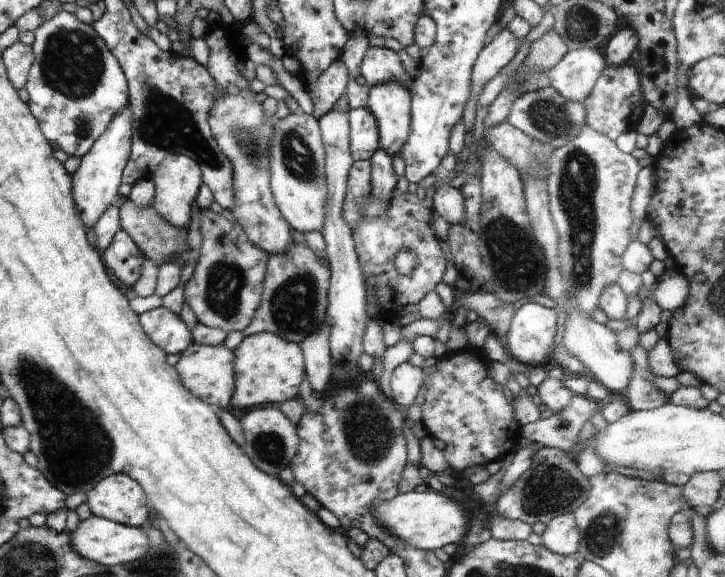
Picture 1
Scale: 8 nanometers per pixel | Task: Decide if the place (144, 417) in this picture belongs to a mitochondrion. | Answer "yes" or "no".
no

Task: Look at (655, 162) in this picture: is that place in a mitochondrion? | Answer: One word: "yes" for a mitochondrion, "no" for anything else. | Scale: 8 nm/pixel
no

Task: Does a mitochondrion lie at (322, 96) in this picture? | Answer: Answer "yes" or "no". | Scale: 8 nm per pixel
no

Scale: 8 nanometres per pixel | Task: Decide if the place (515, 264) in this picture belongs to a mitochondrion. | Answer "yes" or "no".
yes

